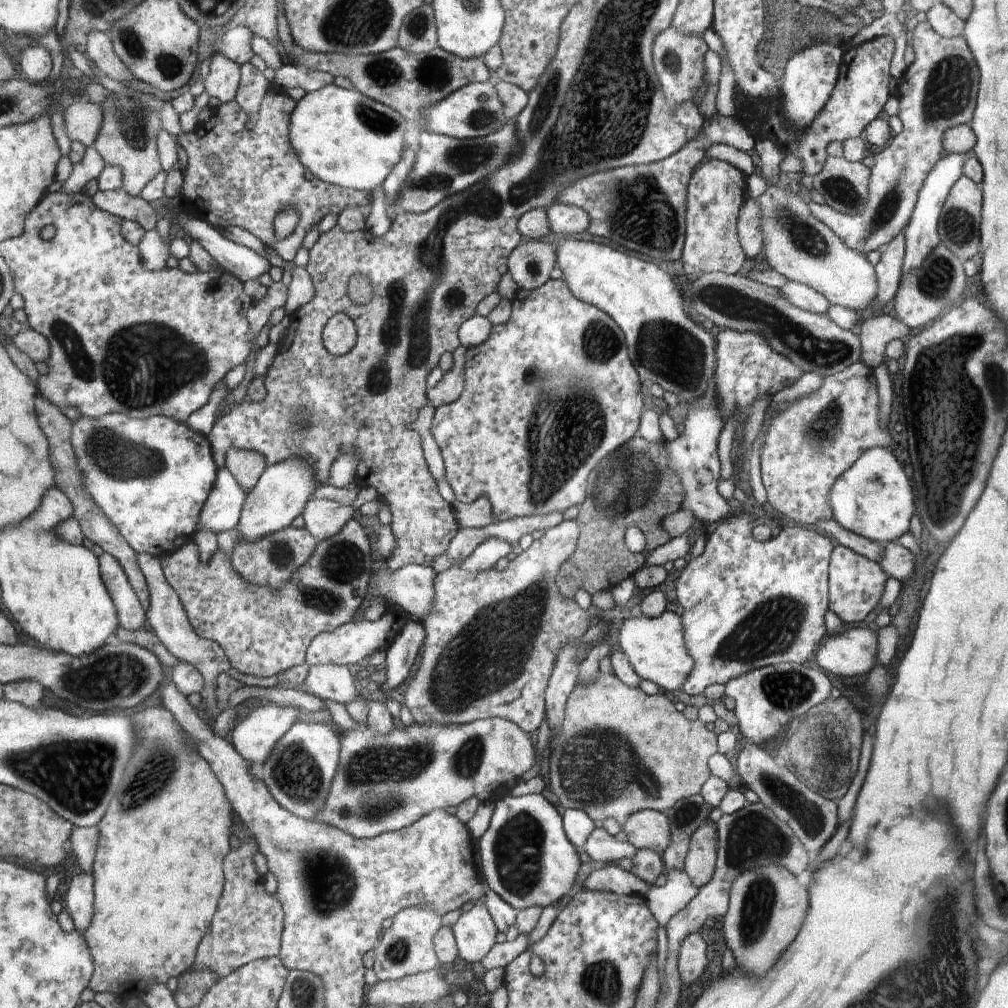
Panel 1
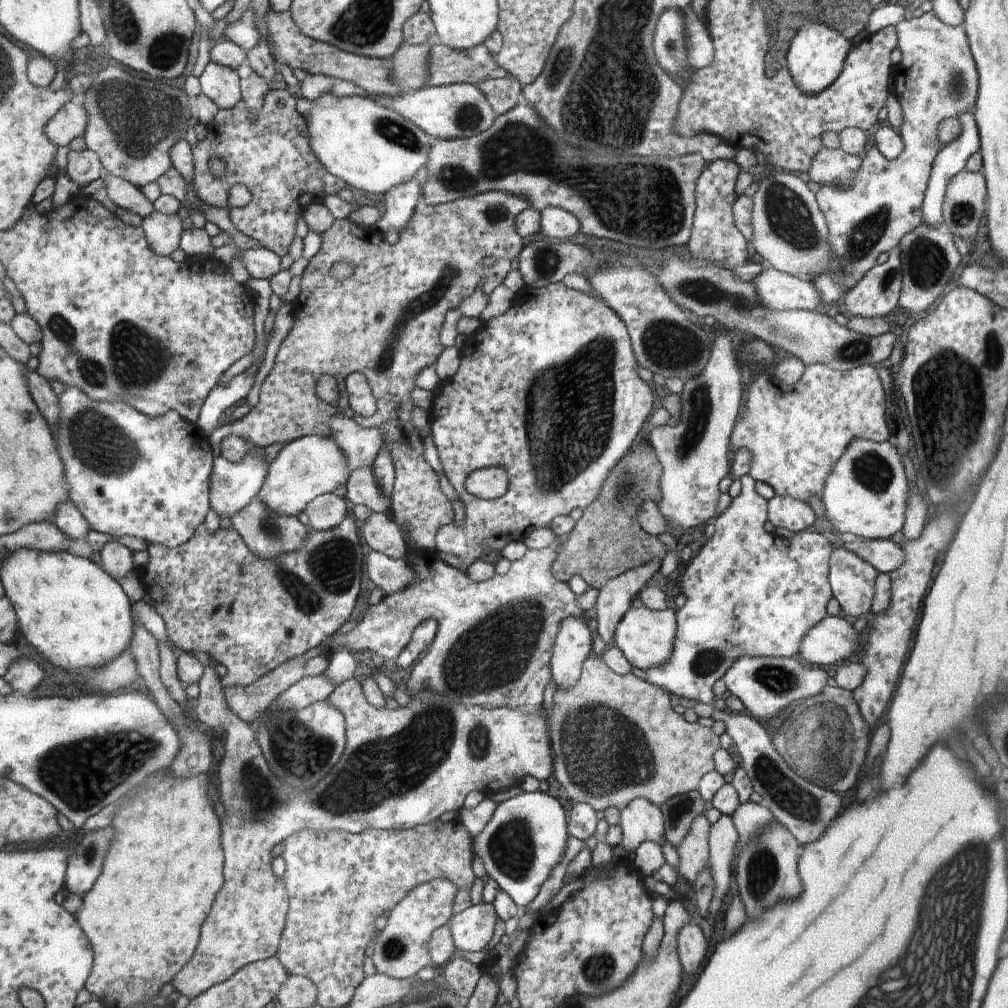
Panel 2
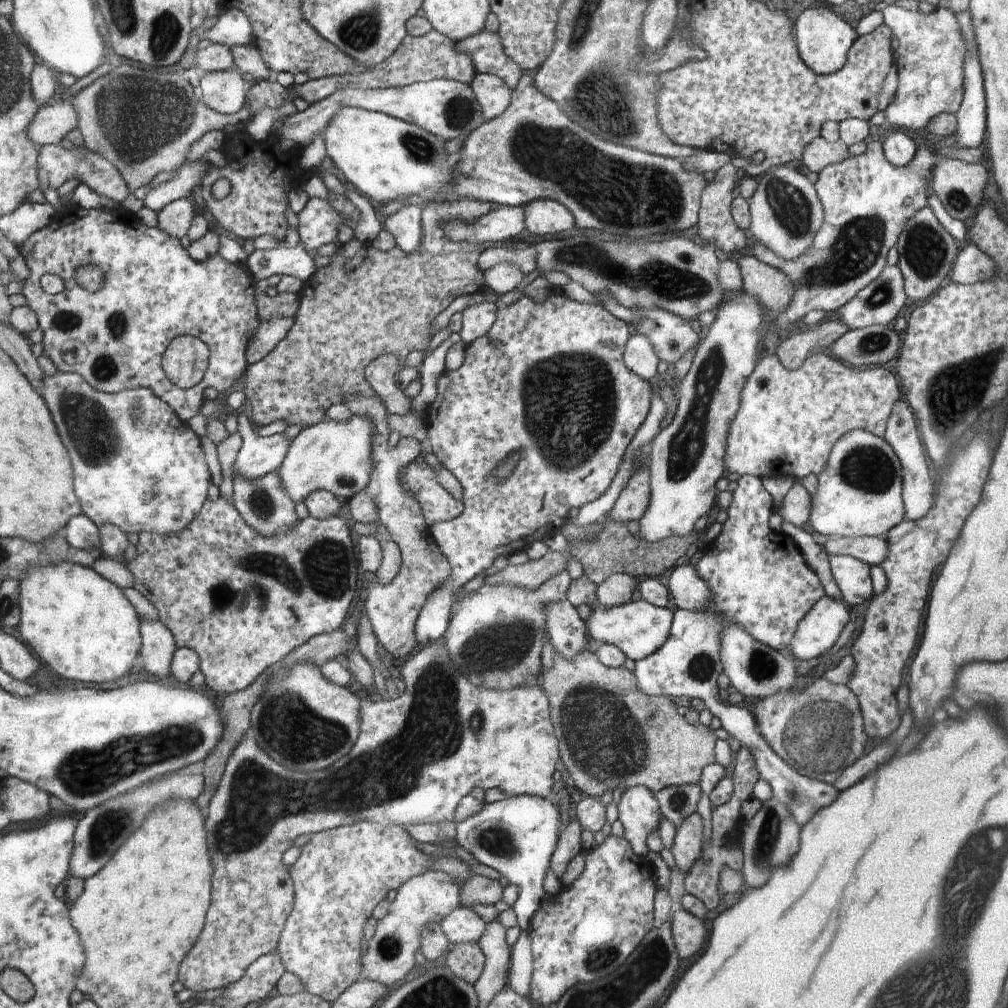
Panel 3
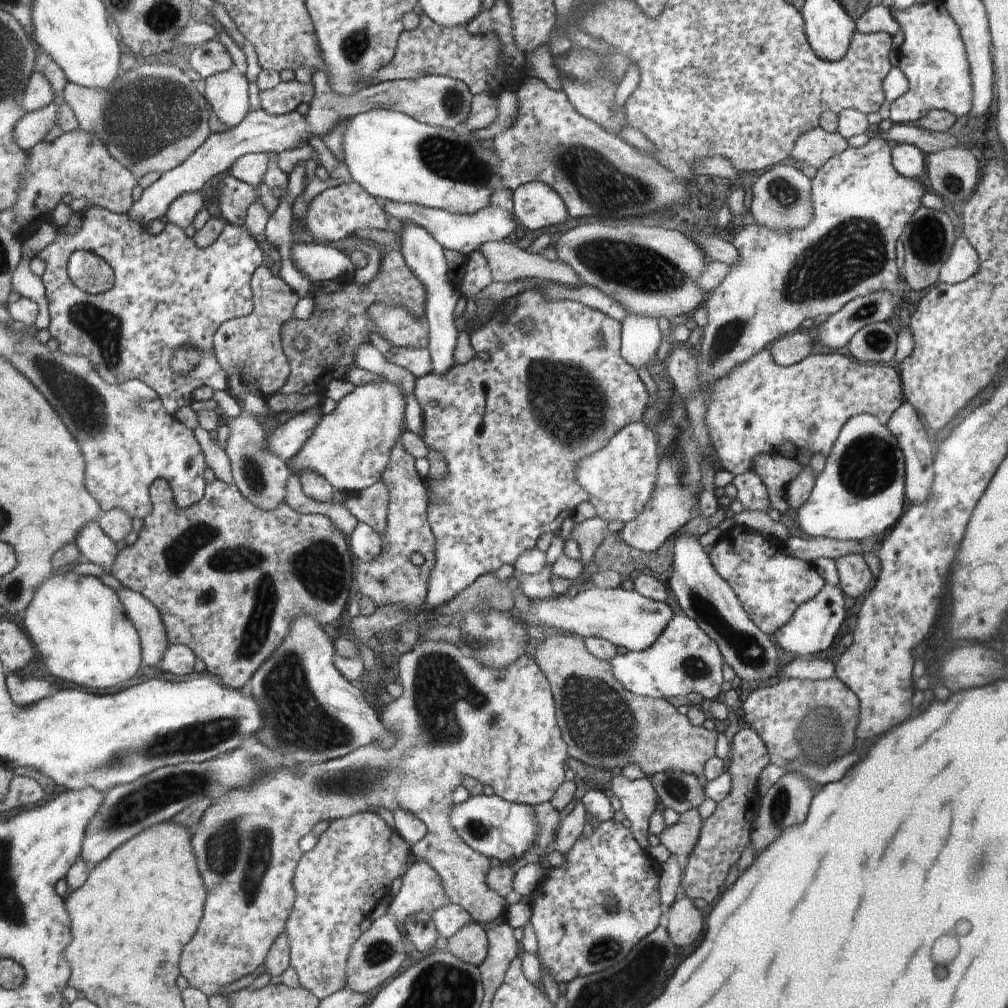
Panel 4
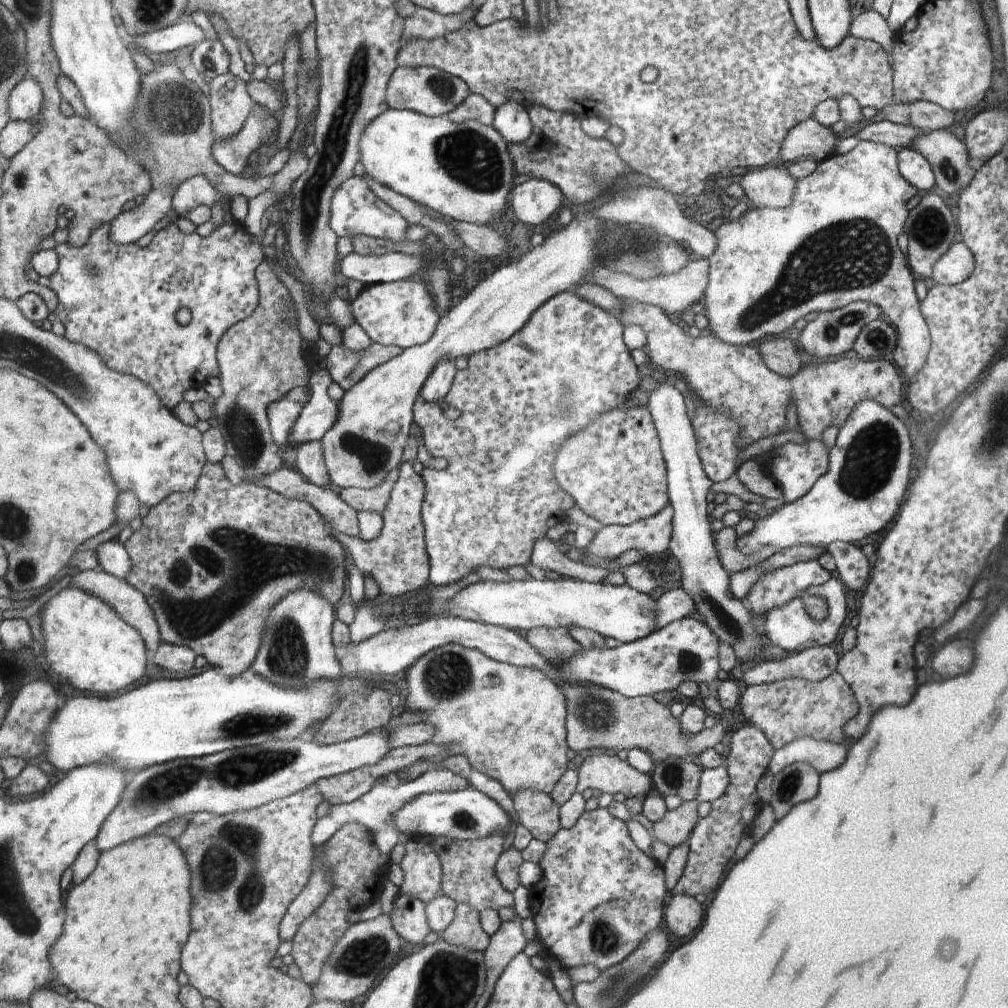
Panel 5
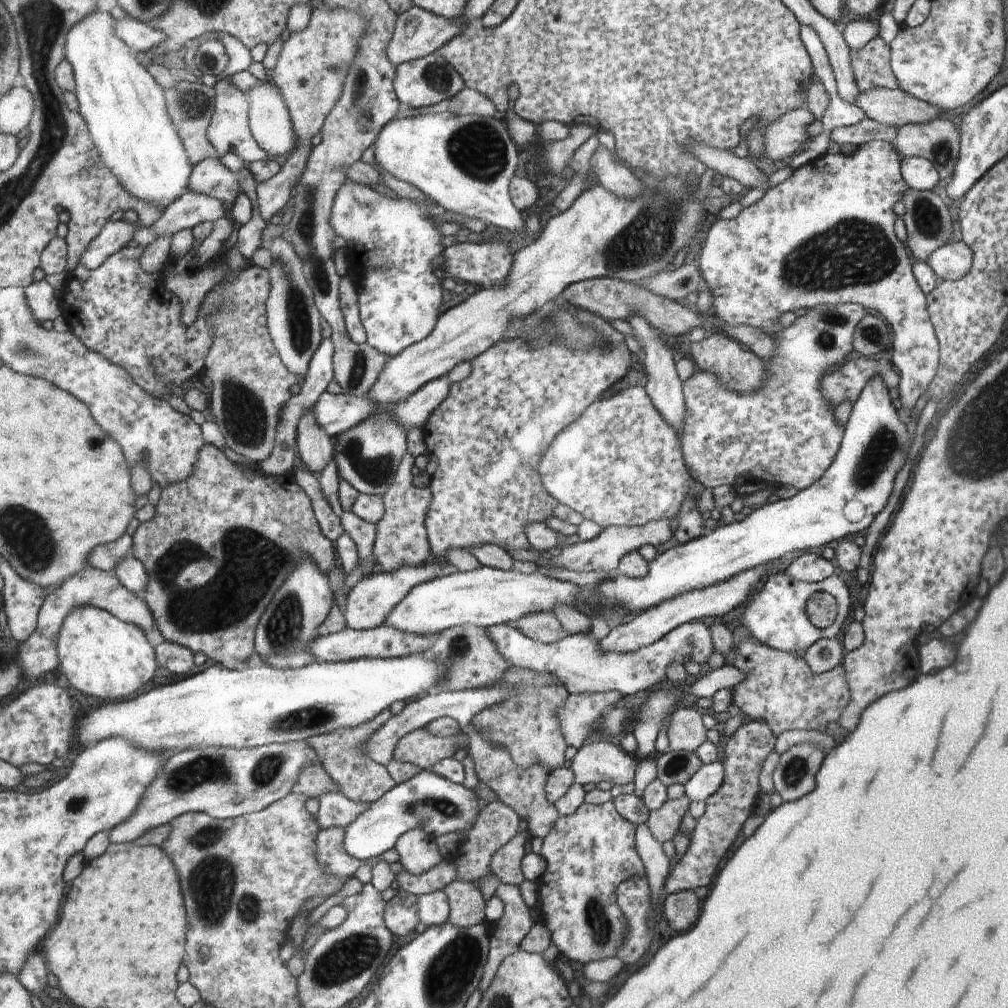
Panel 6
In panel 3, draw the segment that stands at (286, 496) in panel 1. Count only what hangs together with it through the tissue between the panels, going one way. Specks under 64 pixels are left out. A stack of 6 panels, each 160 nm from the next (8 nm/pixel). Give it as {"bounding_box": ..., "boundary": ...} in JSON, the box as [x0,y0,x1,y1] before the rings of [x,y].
{"bounding_box":[277,414,373,503],"boundary":[[[354,414],[345,423],[326,420],[303,428],[291,440],[285,460],[277,469],[286,496],[293,503],[302,502],[317,491],[331,492],[344,503],[356,496],[369,484],[372,435],[373,424]]]}

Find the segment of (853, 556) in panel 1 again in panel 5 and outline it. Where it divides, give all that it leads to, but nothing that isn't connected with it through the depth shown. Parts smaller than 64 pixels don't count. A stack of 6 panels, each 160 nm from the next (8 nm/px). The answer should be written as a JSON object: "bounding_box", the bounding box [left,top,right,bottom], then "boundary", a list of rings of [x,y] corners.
{"bounding_box":[826,541,870,590],"boundary":[[[834,541],[826,546],[826,552],[833,558],[836,572],[850,590],[860,590],[870,576],[870,562],[864,551],[846,541]]]}

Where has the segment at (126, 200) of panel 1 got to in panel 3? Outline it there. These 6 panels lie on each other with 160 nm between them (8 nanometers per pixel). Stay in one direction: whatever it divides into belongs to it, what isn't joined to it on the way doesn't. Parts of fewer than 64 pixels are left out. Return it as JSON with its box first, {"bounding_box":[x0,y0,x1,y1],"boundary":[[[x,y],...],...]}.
{"bounding_box":[41,145,129,208],"boundary":[[[46,145],[41,150],[41,190],[47,188],[60,188],[70,178],[78,178],[80,182],[88,183],[96,192],[110,197],[111,201],[121,208],[121,203],[129,195],[129,185],[122,178],[121,171],[114,166],[107,158],[90,151],[86,145],[67,149],[60,145]]]}

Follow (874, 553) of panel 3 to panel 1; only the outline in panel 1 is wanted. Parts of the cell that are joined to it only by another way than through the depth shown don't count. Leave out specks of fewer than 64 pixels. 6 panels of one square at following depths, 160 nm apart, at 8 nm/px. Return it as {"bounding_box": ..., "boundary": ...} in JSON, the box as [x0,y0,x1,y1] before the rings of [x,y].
{"bounding_box":[876,544,915,584],"boundary":[[[884,544],[883,556],[876,560],[882,569],[889,572],[890,577],[901,584],[906,583],[915,572],[915,556],[909,549],[898,544]]]}

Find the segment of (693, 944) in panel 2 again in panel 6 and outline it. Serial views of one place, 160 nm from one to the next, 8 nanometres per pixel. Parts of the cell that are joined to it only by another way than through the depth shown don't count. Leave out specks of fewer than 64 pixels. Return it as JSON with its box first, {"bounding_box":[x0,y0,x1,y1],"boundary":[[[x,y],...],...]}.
{"bounding_box":[664,892,702,932],"boundary":[[[694,892],[671,893],[664,900],[664,914],[668,925],[676,932],[690,930],[698,920],[700,908],[702,904]]]}

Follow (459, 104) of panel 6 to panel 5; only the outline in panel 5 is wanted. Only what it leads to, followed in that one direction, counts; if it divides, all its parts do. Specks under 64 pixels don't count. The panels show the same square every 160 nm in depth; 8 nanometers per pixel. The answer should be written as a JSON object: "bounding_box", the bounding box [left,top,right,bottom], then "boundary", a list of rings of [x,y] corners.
{"bounding_box":[446,92,496,126],"boundary":[[[470,92],[468,98],[462,101],[452,113],[446,115],[448,119],[455,123],[478,121],[486,126],[493,124],[495,116],[496,108],[483,96],[473,92]]]}

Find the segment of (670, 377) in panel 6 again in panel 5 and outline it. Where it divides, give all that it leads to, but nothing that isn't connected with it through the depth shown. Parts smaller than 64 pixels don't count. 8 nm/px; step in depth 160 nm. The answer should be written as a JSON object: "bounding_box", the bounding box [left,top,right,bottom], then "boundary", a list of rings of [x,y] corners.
{"bounding_box":[647,383,765,668],"boundary":[[[658,383],[659,385],[655,390],[649,394],[647,409],[653,415],[653,422],[656,424],[657,433],[661,439],[661,451],[665,457],[665,465],[668,467],[668,491],[669,491],[669,504],[673,506],[675,512],[673,518],[673,536],[669,542],[668,554],[672,554],[679,562],[679,570],[681,572],[681,587],[689,594],[695,606],[693,615],[702,621],[713,634],[717,640],[728,642],[734,652],[736,652],[737,659],[743,662],[743,668],[746,668],[746,662],[752,660],[757,655],[762,655],[765,642],[760,642],[760,638],[756,638],[756,630],[752,624],[752,616],[748,606],[743,603],[742,599],[735,597],[731,591],[731,584],[728,584],[727,572],[722,570],[720,562],[716,560],[716,550],[714,550],[714,540],[710,534],[711,522],[704,516],[704,510],[708,506],[706,496],[710,492],[712,482],[709,475],[704,474],[705,468],[700,464],[698,454],[696,454],[696,438],[690,426],[690,419],[686,413],[686,400],[678,389],[674,386]]]}

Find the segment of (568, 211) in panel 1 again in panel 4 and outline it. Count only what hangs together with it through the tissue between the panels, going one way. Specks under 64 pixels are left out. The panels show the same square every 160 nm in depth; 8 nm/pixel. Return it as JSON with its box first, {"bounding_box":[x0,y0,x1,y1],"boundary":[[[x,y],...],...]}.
{"bounding_box":[512,182,568,232],"boundary":[[[528,182],[516,188],[512,194],[512,202],[514,217],[525,230],[536,232],[568,220],[568,208],[561,195],[542,182]]]}

